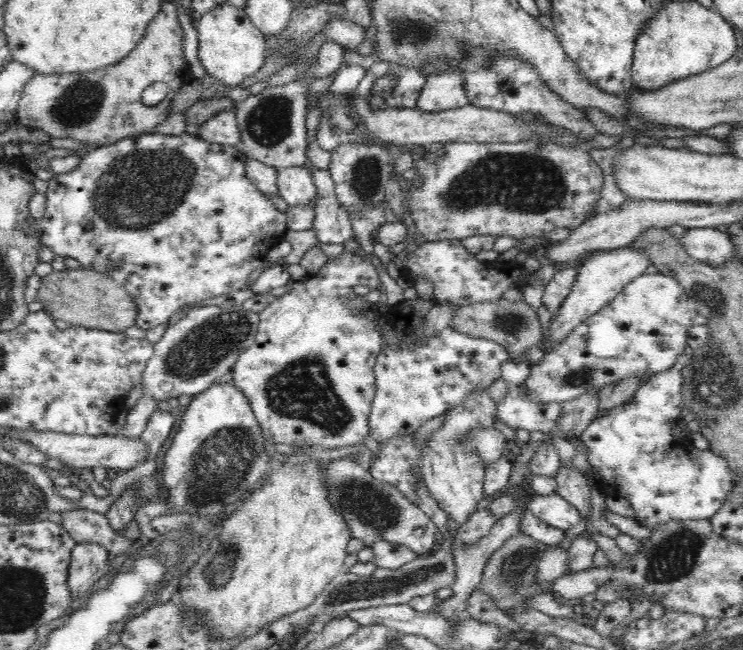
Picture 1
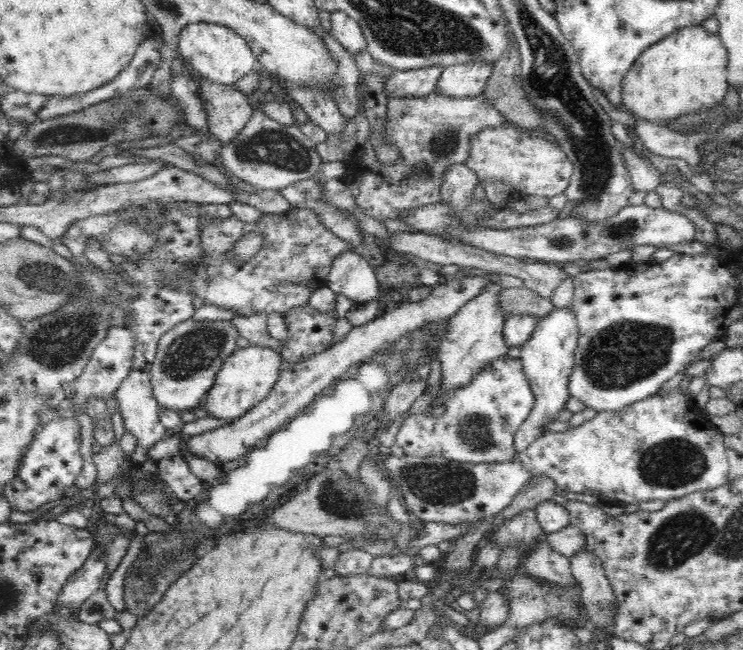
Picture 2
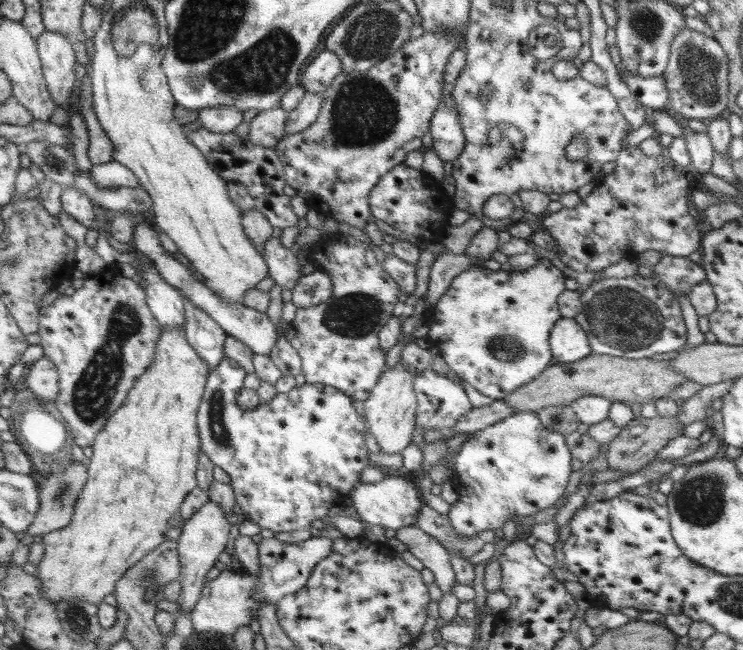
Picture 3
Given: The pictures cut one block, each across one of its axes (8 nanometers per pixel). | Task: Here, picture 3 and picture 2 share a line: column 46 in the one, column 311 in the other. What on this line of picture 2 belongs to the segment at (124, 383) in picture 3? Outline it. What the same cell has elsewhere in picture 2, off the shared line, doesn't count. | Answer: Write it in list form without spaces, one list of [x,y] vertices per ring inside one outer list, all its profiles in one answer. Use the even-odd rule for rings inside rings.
[[[309,304],[286,312],[288,340],[276,348],[282,357],[281,372],[332,348],[338,319],[335,314],[320,312]]]

